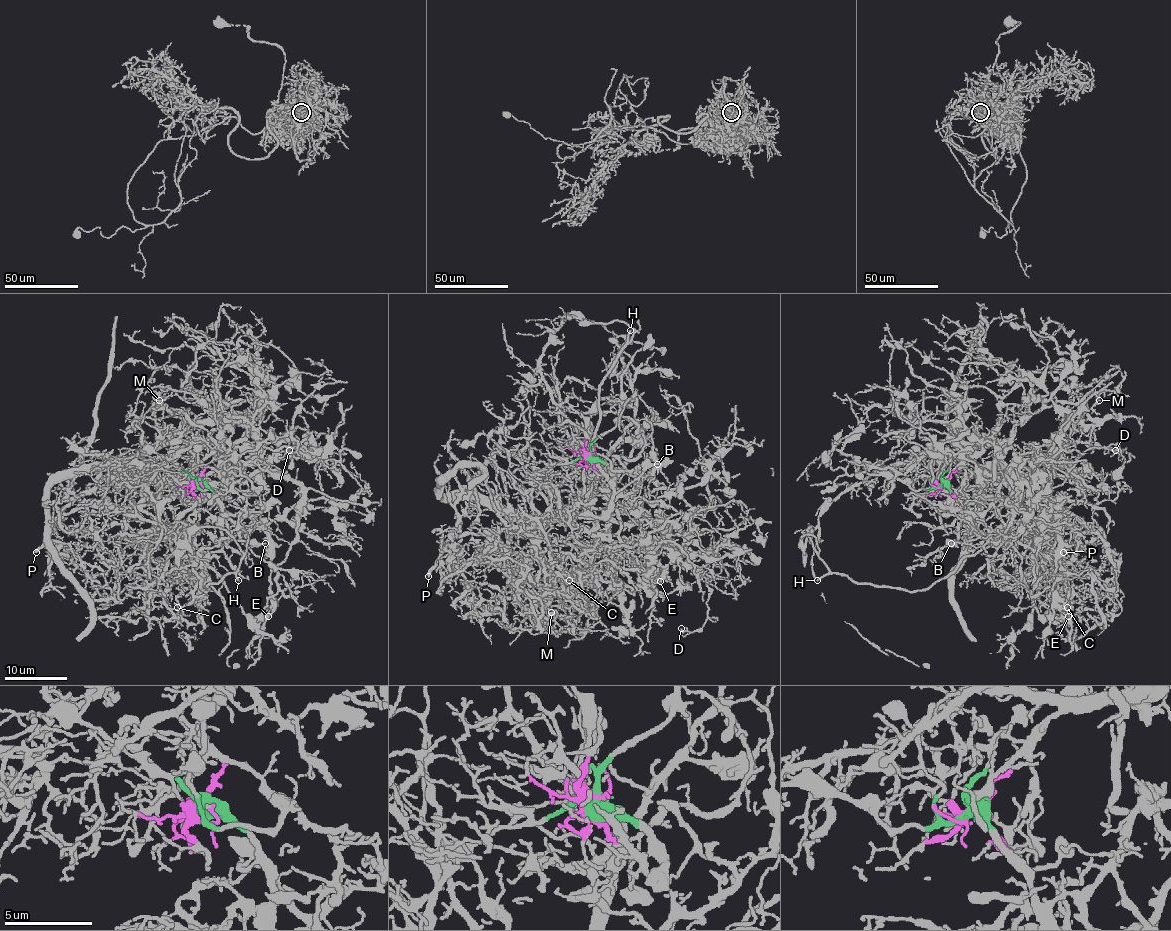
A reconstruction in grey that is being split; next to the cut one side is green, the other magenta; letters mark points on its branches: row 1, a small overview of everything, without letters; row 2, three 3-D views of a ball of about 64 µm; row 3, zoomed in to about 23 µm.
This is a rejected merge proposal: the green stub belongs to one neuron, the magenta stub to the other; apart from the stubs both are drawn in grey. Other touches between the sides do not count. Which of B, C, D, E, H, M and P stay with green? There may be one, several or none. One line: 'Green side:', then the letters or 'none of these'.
Green side: B, H, P

